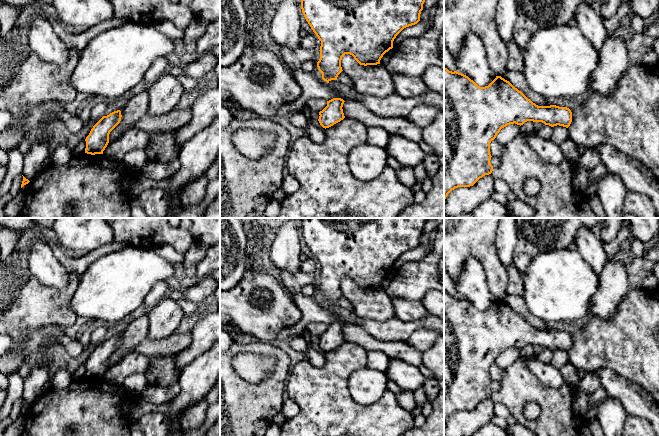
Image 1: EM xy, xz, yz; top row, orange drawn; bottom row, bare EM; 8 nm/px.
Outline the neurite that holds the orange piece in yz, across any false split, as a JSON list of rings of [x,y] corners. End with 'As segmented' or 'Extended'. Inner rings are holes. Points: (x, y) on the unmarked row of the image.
[[[444,291],[444,425],[455,412],[473,410],[480,402],[491,398],[491,365],[507,349],[515,347],[521,350],[527,345],[568,352],[572,346],[572,336],[567,331],[536,329],[501,300],[496,300],[488,310],[480,311],[468,300]]]. As segmented

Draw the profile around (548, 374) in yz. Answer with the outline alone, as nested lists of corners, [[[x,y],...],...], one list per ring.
[[[531,358],[528,361],[528,367],[543,383],[553,388],[559,388],[565,384],[560,369],[551,364],[544,364],[535,358]]]

